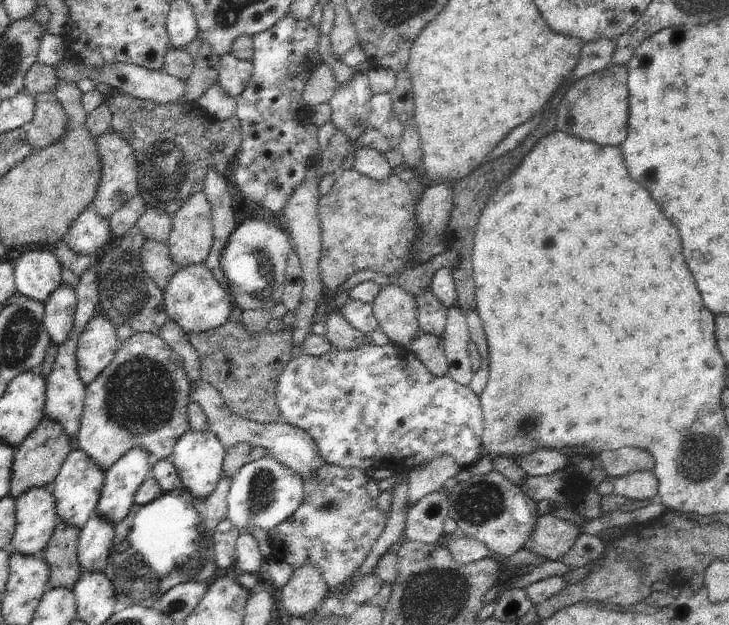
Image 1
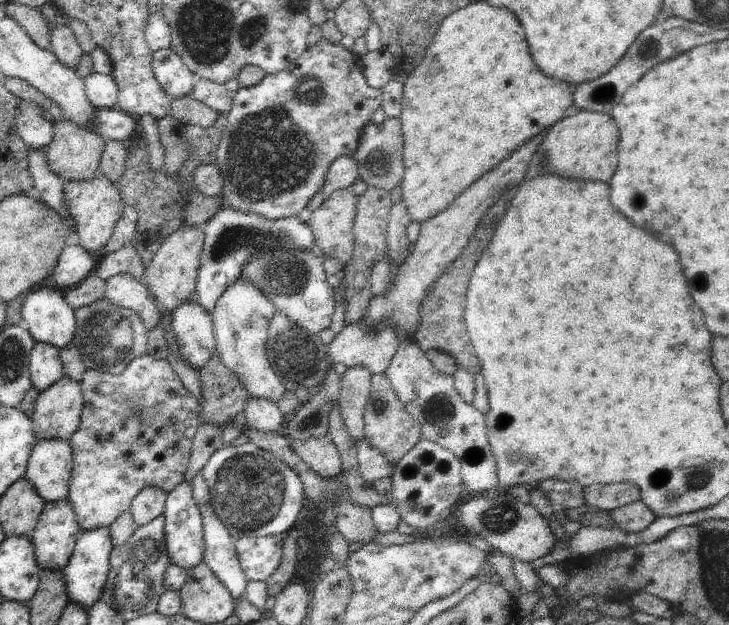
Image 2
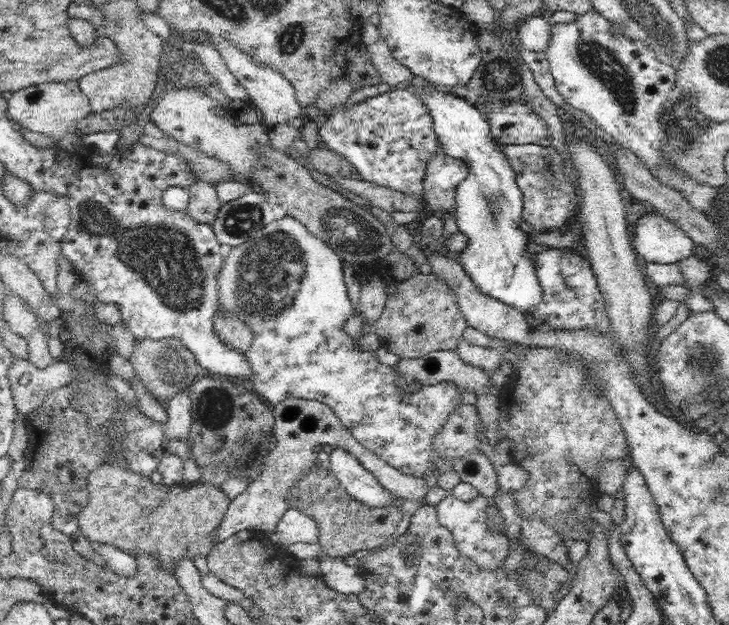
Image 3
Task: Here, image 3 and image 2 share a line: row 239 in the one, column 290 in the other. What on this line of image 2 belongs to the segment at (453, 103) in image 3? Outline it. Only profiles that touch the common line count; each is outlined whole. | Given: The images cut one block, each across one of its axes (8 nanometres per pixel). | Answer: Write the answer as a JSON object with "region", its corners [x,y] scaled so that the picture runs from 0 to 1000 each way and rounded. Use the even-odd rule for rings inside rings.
{"region":[[[346,706],[302,715],[285,733],[274,758],[285,773],[296,826],[322,864],[329,864],[332,856],[348,861],[392,856],[409,838],[422,805],[409,757]]]}

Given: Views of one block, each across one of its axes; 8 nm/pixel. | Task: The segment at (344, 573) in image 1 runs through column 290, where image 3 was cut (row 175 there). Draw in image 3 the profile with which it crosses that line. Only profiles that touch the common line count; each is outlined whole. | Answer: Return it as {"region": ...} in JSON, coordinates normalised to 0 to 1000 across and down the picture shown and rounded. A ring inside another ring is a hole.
{"region":[[[752,227],[720,232],[684,229],[684,238],[694,248],[701,269],[705,269],[708,291],[717,307],[717,352],[737,371],[772,368],[791,330],[791,310],[774,278],[771,250]],[[601,243],[584,262],[580,318],[588,339],[626,339],[624,301],[643,278],[632,253]]]}

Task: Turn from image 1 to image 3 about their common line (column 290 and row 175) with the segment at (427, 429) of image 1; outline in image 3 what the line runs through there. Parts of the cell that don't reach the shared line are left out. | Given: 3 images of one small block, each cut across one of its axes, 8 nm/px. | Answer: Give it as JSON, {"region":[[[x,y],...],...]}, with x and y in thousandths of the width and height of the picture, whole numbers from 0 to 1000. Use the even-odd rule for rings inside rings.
{"region":[[[556,138],[540,139],[527,150],[486,165],[479,173],[454,182],[439,195],[438,214],[450,237],[469,248],[491,274],[499,290],[514,291],[538,304],[579,317],[584,262],[595,246],[605,243],[601,216],[594,206],[594,187],[575,152]]]}

